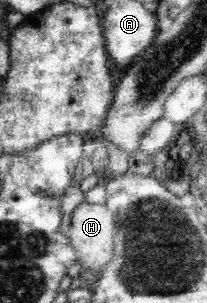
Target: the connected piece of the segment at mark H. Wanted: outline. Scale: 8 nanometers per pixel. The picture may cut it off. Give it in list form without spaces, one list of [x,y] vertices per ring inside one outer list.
[[[83,200],[73,210],[71,217],[71,229],[68,233],[71,245],[77,254],[78,261],[85,268],[91,269],[95,275],[95,282],[92,287],[97,285],[98,275],[103,274],[105,267],[109,265],[111,256],[114,254],[114,217],[113,213],[106,204],[93,205],[92,203]]]

